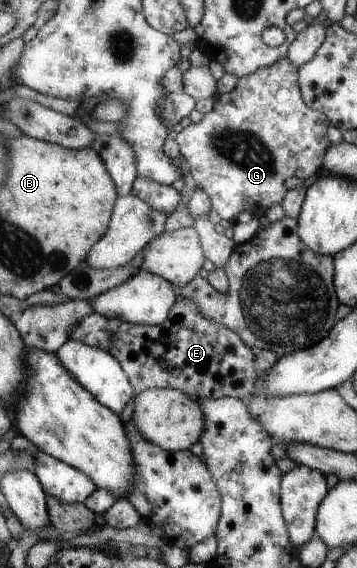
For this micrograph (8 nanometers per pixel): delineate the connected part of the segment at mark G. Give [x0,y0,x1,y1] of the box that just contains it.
[175,56,332,222]

